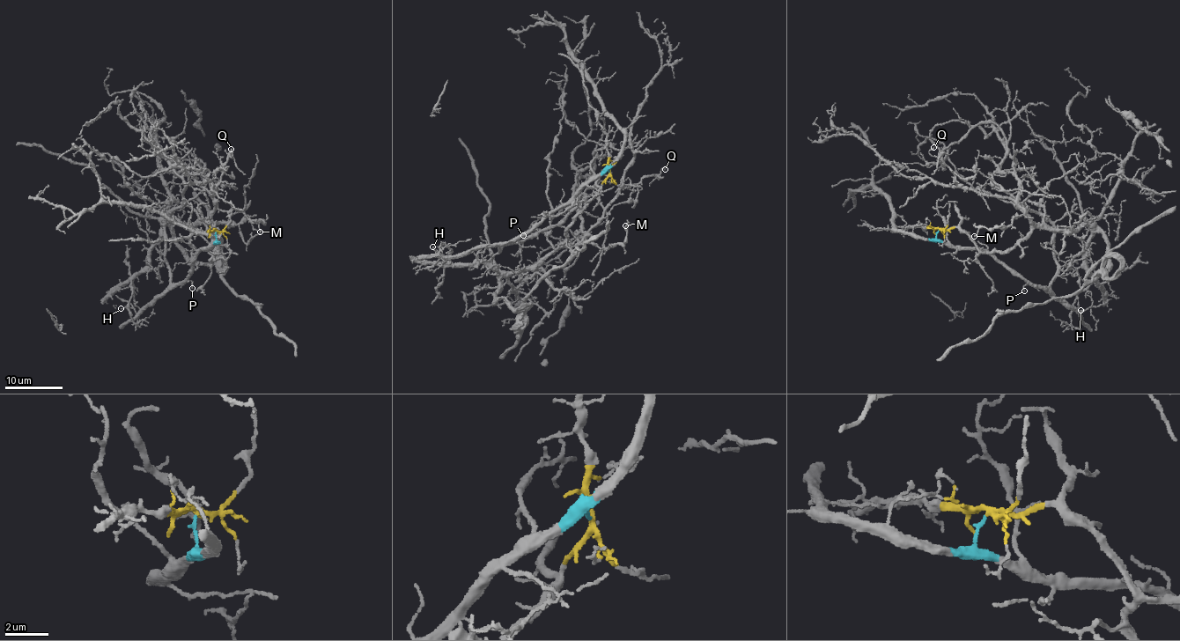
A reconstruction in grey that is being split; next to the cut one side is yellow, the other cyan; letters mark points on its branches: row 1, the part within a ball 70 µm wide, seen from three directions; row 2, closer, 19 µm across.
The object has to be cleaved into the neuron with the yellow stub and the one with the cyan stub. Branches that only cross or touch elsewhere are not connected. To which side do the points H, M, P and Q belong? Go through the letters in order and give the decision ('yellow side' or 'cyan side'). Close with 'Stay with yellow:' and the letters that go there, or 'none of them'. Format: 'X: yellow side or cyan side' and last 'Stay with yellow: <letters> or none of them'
H: cyan side
M: yellow side
P: cyan side
Q: yellow side
Stay with yellow: M, Q

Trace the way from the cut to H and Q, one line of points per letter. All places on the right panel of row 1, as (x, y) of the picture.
H: (938, 230), (936, 237), (942, 241), (980, 247), (1029, 282), (1049, 289), (1080, 315), (1080, 310)
Q: (939, 230), (958, 227), (984, 252), (1006, 251), (1031, 222), (1008, 198), (957, 183), (933, 147)

